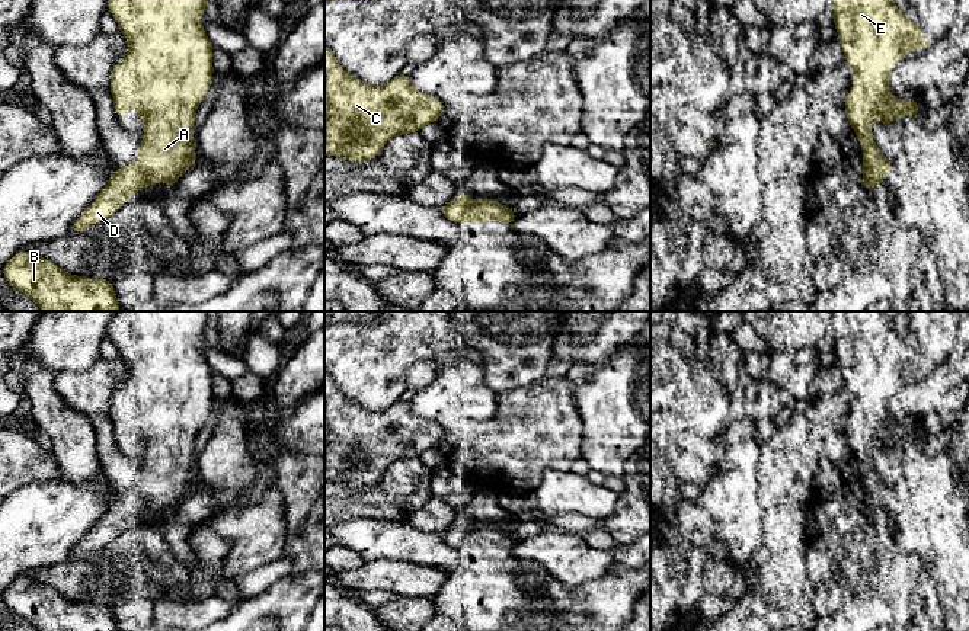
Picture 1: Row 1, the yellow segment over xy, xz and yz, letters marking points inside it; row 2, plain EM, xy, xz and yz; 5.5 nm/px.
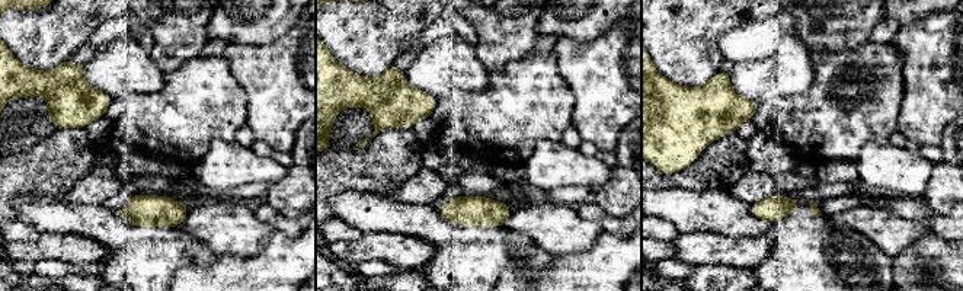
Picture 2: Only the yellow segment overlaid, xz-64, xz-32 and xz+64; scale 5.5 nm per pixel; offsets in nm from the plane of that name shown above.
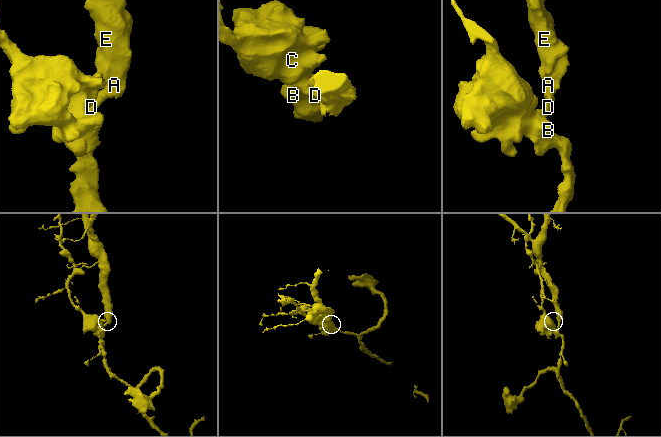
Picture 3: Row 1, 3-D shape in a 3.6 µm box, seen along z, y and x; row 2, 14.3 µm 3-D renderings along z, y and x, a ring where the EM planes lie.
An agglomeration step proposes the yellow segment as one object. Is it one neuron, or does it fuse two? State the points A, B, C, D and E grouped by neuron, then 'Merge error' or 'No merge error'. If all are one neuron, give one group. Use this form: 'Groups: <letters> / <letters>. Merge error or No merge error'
Groups: A E / B C D. Merge error

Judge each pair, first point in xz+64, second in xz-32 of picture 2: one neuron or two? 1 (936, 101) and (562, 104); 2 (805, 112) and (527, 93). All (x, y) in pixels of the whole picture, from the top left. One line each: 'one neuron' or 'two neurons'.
1: two neurons
2: one neuron

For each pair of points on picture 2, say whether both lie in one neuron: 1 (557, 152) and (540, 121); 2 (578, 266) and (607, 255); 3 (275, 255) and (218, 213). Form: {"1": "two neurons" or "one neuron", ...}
{"1": "two neurons", "2": "one neuron", "3": "two neurons"}

